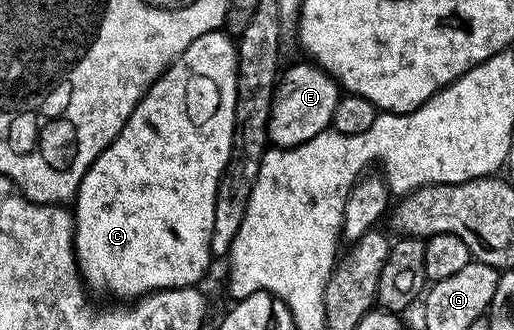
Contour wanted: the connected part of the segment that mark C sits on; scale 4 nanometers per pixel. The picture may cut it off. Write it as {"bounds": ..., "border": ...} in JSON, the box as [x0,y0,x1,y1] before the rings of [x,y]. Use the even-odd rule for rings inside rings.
{"bounds":[72,30,238,301],"border":[[[225,30],[209,31],[204,37],[196,37],[188,49],[177,59],[150,88],[147,89],[136,109],[128,117],[124,129],[96,157],[96,161],[84,173],[78,186],[78,193],[72,200],[74,217],[74,259],[78,262],[78,271],[82,281],[91,292],[103,291],[106,295],[115,295],[118,301],[137,301],[152,291],[167,291],[169,287],[193,287],[201,284],[202,274],[210,267],[212,256],[212,217],[216,205],[216,189],[222,176],[224,165],[232,149],[234,132],[234,114],[236,113],[236,81],[238,80],[238,49],[235,40]]]}

